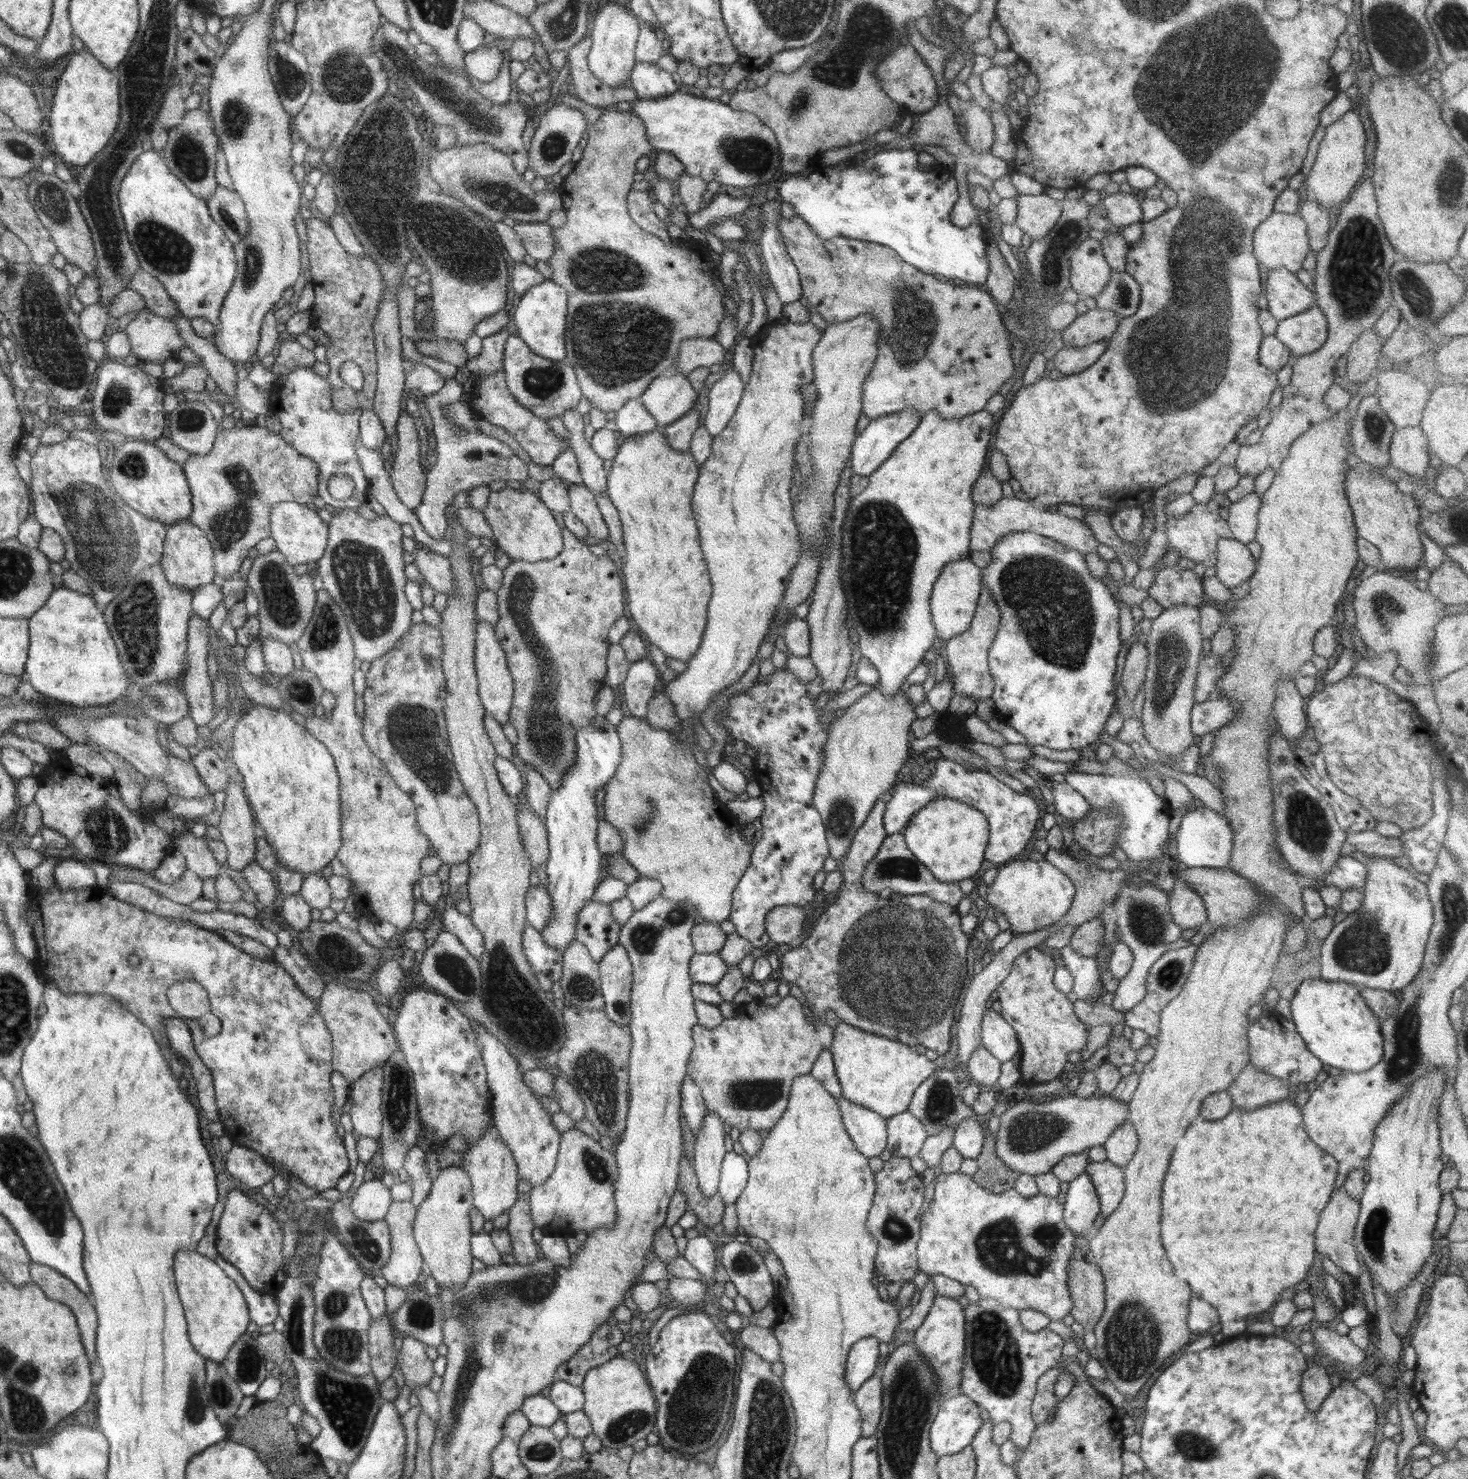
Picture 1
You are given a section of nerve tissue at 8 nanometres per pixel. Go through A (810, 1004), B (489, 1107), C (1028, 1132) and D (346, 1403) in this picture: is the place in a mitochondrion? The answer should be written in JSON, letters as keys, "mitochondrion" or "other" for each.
{"A":"other","B":"other","C":"mitochondrion","D":"mitochondrion"}

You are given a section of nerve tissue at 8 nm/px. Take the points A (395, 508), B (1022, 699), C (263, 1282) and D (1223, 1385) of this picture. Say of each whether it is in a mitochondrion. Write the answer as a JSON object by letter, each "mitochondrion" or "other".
{"A":"other","B":"other","C":"other","D":"other"}

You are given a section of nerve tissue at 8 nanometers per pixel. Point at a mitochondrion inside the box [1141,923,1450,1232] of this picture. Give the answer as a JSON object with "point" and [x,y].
{"point":[1407,1059]}

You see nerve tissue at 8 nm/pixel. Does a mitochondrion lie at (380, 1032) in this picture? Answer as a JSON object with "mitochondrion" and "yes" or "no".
{"mitochondrion":"no"}

